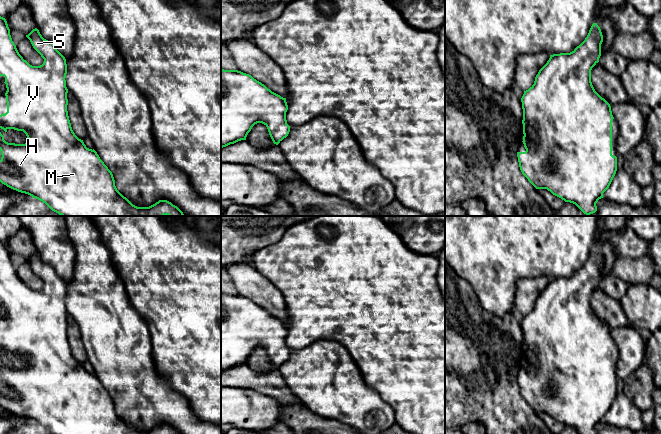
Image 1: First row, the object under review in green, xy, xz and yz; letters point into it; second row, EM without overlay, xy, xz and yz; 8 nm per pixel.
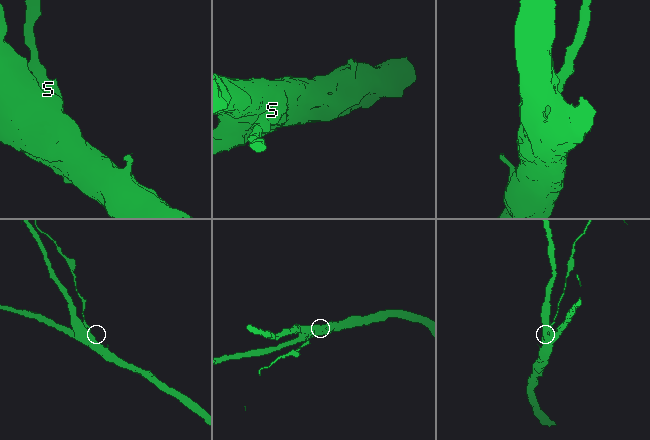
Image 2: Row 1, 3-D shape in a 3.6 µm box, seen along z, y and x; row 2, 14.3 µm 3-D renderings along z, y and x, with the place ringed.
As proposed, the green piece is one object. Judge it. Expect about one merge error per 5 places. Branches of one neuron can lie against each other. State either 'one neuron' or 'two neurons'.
one neuron

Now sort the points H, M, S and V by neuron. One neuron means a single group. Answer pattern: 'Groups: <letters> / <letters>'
Groups: H M S V

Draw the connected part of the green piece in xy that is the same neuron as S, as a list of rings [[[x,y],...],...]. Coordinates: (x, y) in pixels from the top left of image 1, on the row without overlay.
[[[0,240],[0,300],[5,301],[7,315],[5,317],[7,336],[0,339],[0,352],[23,355],[28,366],[25,368],[8,367],[0,356],[0,406],[7,411],[30,419],[45,427],[51,434],[180,434],[167,424],[159,424],[149,431],[137,431],[124,421],[116,412],[112,396],[100,383],[97,376],[89,373],[83,364],[72,354],[68,340],[65,281],[55,269],[42,261],[37,252],[26,261],[33,272],[41,279],[44,286],[40,290],[32,290],[19,278],[12,265],[10,253],[5,242]]]

